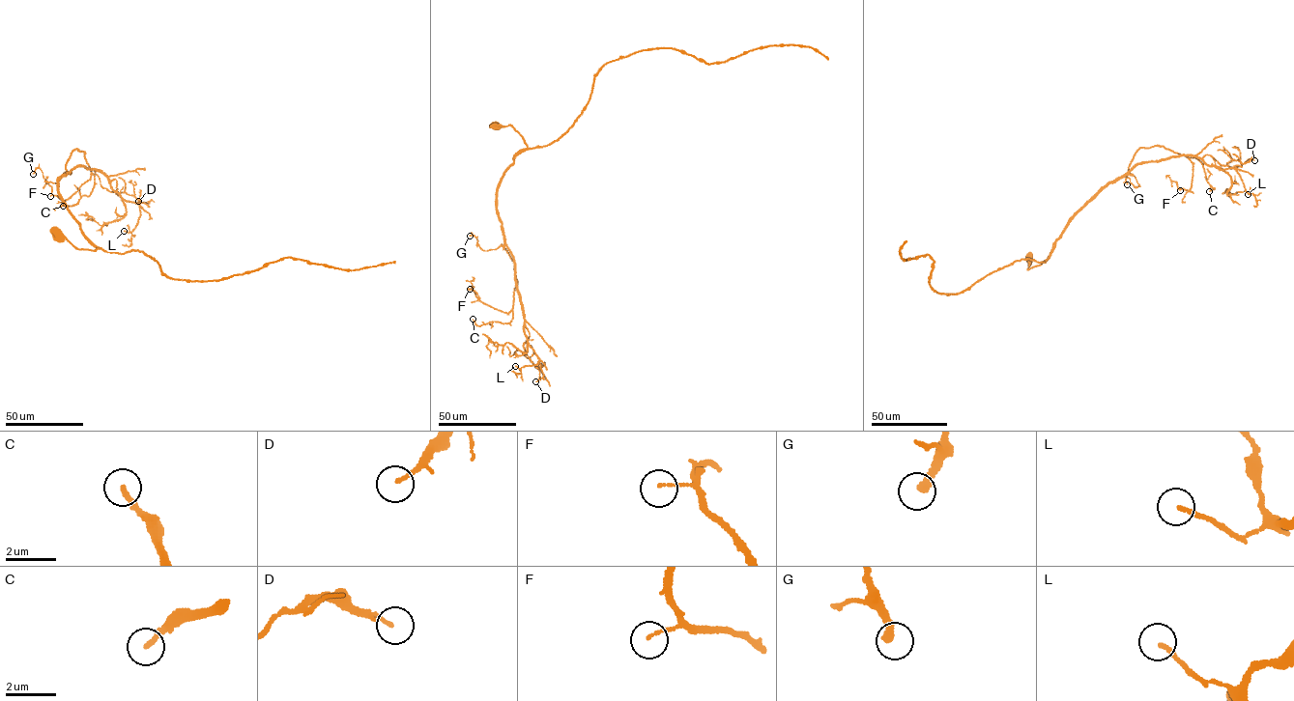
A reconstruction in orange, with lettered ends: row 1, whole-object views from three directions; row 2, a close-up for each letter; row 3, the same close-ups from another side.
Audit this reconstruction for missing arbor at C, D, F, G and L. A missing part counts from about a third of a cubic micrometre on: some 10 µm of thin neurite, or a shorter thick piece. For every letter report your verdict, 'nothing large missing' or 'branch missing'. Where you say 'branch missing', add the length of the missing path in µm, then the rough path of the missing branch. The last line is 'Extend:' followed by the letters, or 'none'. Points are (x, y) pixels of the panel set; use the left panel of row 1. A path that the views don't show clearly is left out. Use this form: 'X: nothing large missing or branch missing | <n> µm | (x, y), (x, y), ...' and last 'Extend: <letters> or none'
C: nothing large missing
D: nothing large missing
F: nothing large missing
G: nothing large missing
L: nothing large missing
Extend: none

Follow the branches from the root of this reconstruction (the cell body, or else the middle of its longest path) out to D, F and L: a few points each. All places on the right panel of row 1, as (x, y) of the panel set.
D: (1029, 258), (1028, 268), (1048, 259), (1070, 218), (1137, 164), (1186, 155), (1210, 154), (1231, 167), (1254, 160)
F: (1029, 258), (1028, 268), (1048, 259), (1070, 218), (1130, 175), (1140, 148), (1190, 160), (1192, 185), (1180, 190)
L: (1029, 258), (1028, 268), (1041, 265), (1075, 212), (1144, 162), (1198, 157), (1220, 169), (1234, 168), (1248, 194)

